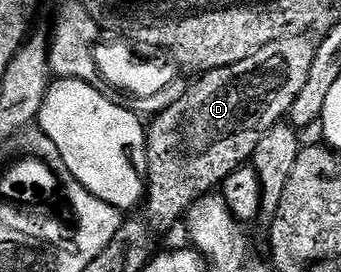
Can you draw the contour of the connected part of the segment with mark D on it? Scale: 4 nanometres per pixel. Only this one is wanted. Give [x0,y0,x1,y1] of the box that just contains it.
[142,34,317,230]

